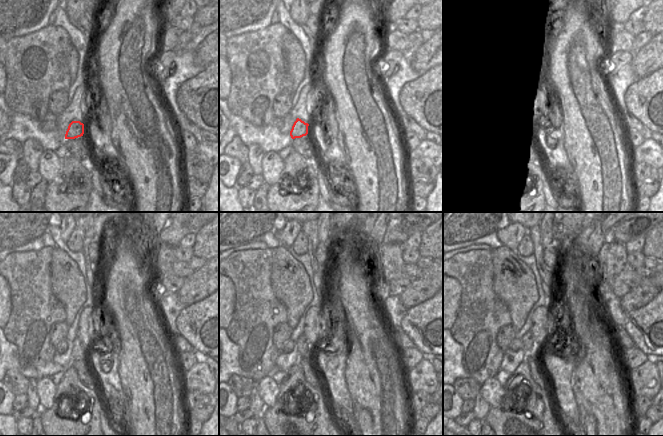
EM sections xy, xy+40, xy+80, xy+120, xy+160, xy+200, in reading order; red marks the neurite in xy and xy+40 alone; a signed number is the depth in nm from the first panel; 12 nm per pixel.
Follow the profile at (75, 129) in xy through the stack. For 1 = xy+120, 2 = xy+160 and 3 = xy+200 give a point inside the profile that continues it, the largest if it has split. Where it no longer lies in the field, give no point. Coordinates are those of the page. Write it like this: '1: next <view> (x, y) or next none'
1: next xy+120 (78, 350)
2: next xy+160 (302, 344)
3: next xy+200 (527, 339)

